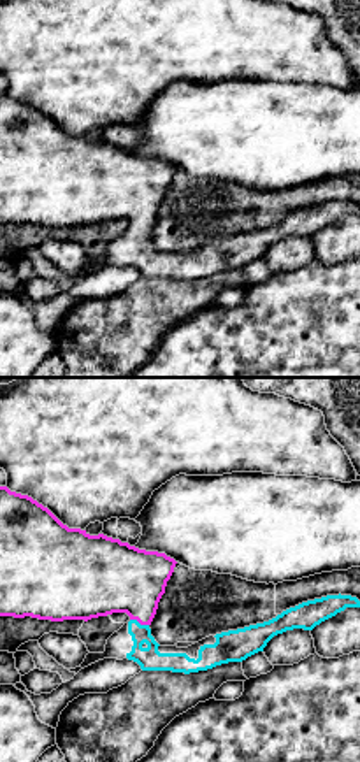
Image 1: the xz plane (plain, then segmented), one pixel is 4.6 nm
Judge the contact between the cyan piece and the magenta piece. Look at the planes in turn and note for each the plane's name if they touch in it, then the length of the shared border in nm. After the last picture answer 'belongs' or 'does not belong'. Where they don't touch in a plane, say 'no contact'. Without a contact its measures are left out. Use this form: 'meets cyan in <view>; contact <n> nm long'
meets cyan in xz; contact 90 nm long

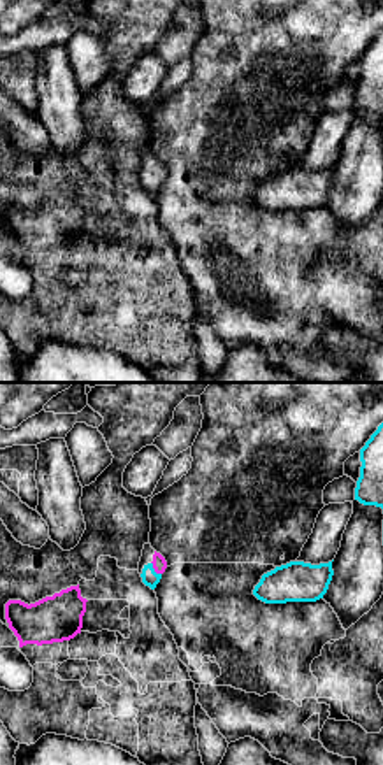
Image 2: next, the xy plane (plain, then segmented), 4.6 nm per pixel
meets cyan in xy; contact 80 nm long

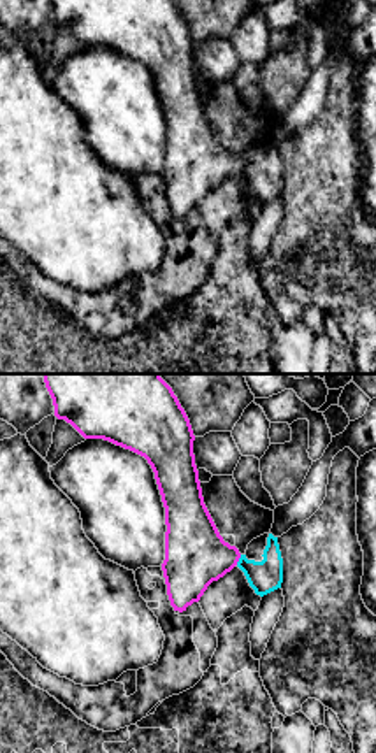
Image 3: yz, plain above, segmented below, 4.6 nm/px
meets cyan in yz; contact 50 nm long

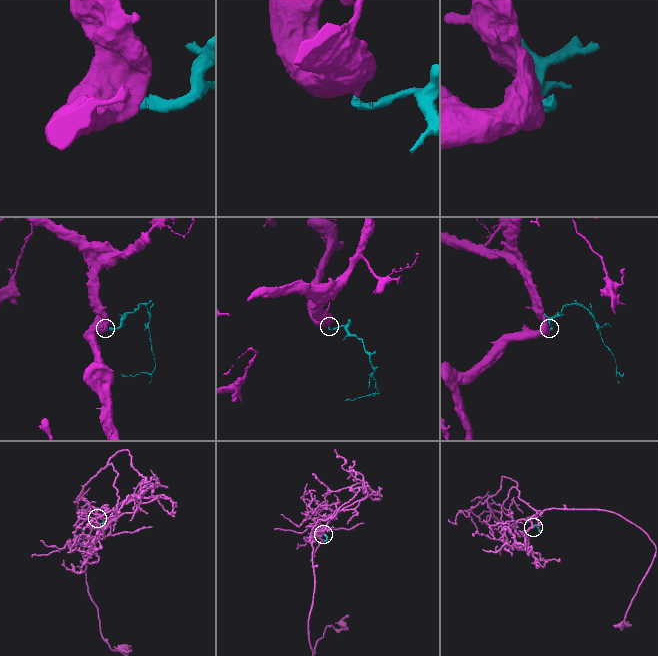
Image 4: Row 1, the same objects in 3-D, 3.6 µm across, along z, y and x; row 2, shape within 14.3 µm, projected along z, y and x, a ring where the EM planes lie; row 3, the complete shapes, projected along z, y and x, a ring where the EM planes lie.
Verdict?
belongs

